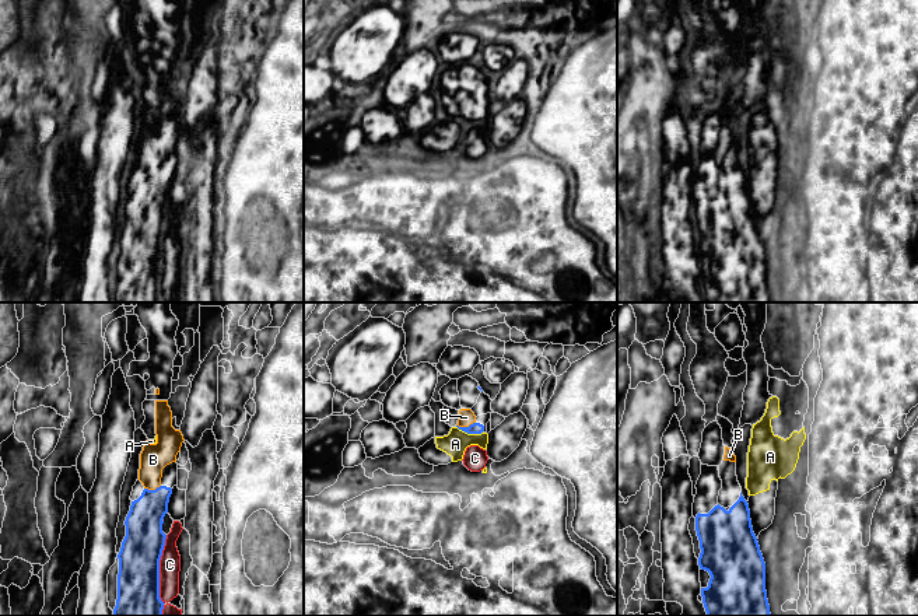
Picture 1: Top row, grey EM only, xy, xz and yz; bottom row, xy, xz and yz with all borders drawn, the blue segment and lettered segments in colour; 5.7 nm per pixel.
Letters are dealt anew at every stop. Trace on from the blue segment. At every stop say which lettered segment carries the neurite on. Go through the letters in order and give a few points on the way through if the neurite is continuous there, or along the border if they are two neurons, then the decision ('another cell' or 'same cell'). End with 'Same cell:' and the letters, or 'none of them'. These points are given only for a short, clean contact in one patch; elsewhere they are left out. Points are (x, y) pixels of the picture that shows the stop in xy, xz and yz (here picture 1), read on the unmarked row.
A: border xz (456, 112), (468, 119), (482, 119); another cell
B: way xz (476, 114), (465, 114), (466, 104); same cell
C: another cell
Same cell: B

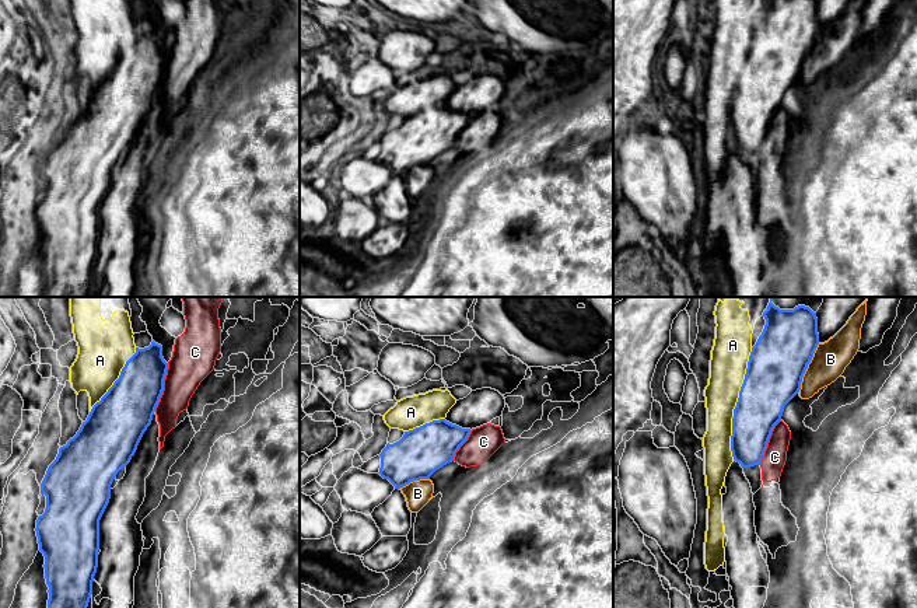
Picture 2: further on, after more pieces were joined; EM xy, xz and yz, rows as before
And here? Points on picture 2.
A: another cell
B: another cell
C: another cell
Same cell: none of them

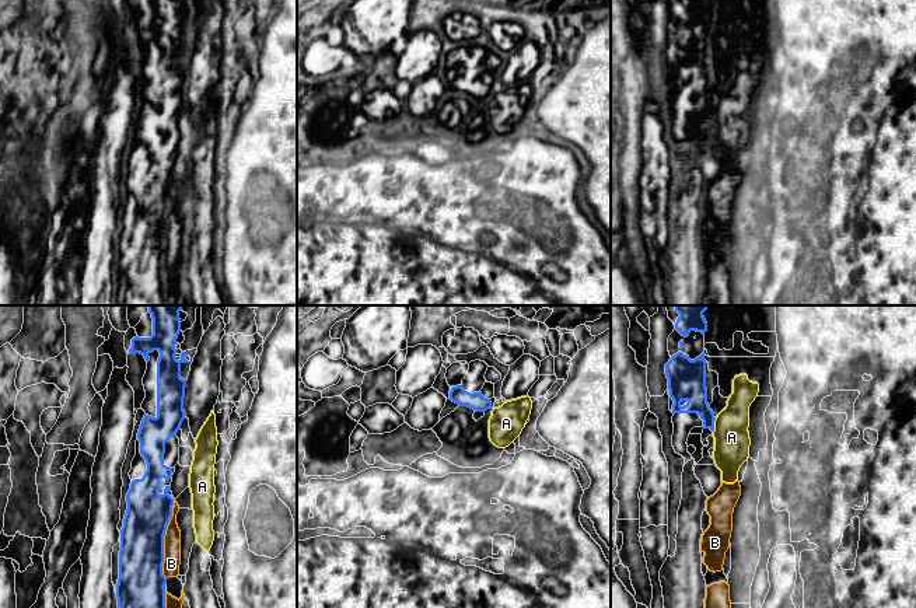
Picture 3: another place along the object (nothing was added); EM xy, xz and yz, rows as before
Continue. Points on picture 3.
A: border yz (716, 104), (713, 118); another cell
B: another cell
Same cell: none of them

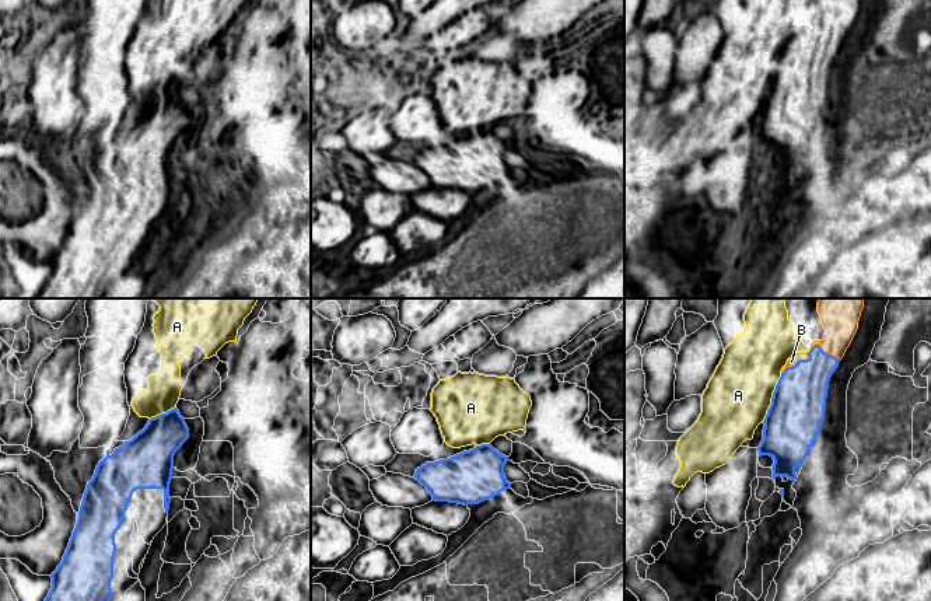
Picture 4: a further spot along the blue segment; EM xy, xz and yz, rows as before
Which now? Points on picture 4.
A: another cell
B: same cell
Same cell: B

